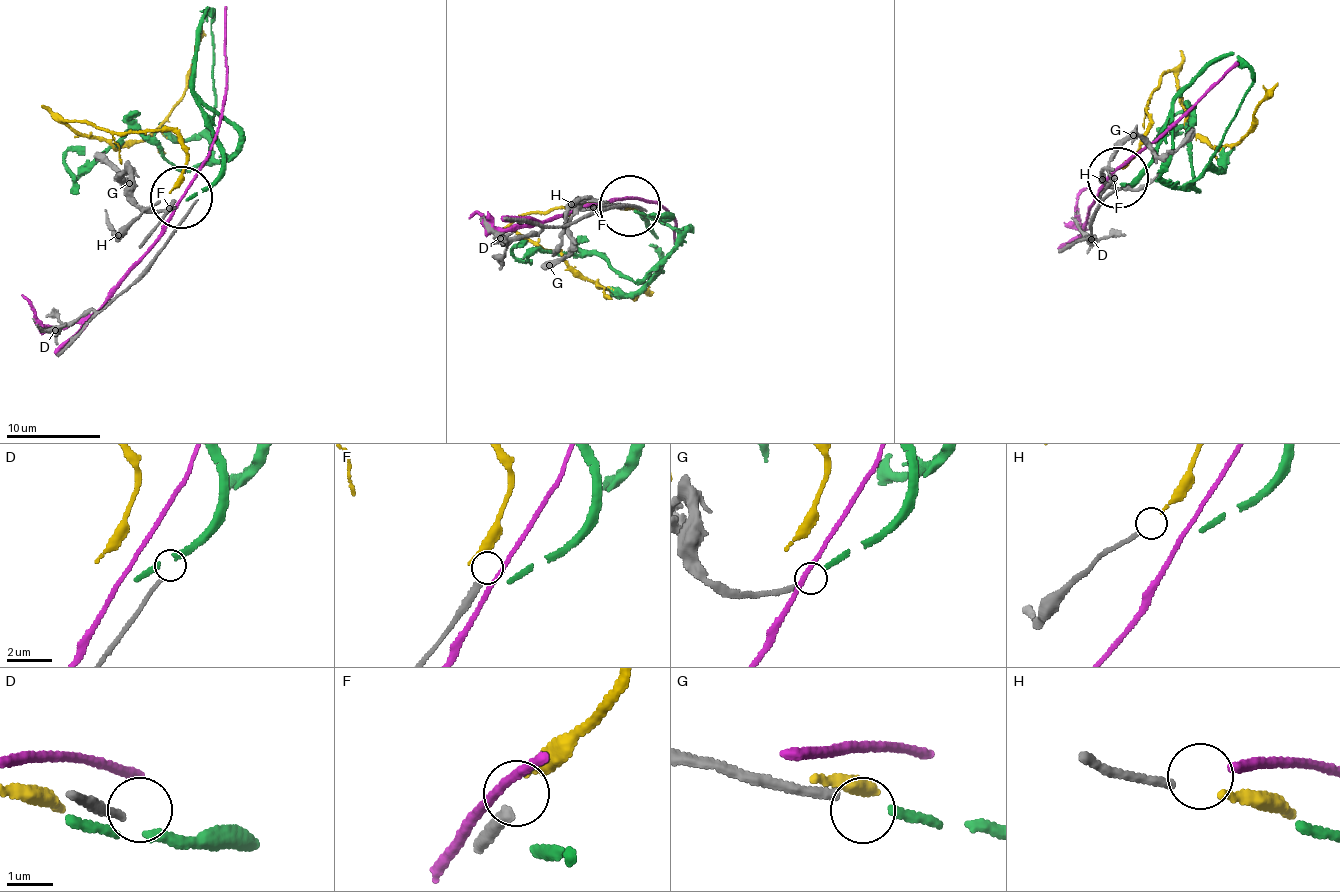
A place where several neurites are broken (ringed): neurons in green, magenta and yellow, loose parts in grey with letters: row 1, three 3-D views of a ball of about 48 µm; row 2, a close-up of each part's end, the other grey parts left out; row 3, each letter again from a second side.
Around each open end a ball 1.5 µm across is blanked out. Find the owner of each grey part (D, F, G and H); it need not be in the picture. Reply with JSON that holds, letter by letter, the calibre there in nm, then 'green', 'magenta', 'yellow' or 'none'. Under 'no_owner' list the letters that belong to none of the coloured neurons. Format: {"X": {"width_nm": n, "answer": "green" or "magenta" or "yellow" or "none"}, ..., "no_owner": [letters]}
{"D": {"width_nm": 170, "answer": "none"}, "F": {"width_nm": 280, "answer": "none"}, "G": {"width_nm": 220, "answer": "green"}, "H": {"width_nm": 170, "answer": "yellow"}, "no_owner": ["D", "F"]}

